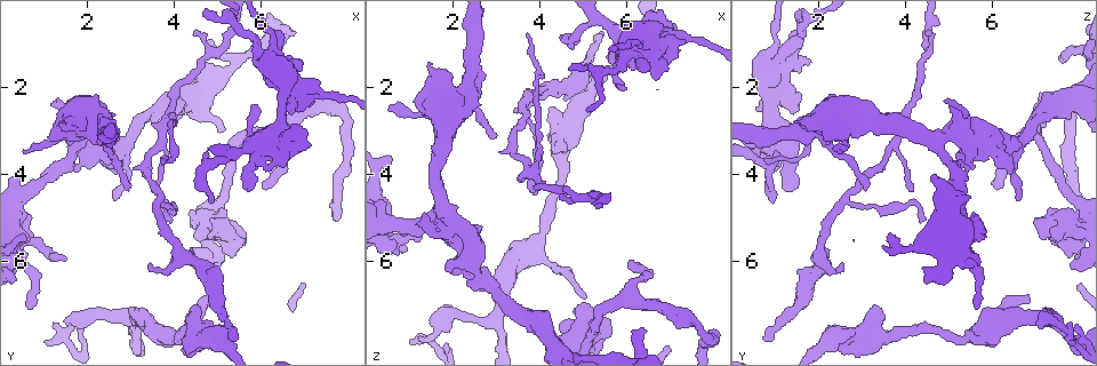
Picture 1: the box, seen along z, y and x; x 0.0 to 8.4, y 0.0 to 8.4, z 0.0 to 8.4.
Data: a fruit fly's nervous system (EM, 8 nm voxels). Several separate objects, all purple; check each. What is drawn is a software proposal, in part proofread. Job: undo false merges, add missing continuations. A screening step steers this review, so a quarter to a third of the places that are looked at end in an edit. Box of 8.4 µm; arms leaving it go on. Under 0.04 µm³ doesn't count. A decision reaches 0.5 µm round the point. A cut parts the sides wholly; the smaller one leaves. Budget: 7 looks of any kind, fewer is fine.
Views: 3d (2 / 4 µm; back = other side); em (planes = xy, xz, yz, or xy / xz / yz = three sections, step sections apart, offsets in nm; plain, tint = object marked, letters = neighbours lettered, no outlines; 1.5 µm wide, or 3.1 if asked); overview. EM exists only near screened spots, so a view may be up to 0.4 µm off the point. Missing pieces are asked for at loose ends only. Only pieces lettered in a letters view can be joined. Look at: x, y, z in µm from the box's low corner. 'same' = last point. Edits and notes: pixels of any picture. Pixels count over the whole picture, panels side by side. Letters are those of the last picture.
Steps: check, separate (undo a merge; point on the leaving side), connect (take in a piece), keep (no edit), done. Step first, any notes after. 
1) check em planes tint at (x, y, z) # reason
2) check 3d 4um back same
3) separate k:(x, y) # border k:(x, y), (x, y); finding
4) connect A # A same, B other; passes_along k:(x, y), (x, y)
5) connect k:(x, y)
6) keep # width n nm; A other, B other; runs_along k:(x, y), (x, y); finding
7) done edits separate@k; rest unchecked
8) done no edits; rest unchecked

check em planes letters at (5.45, 7.75, 0.75) # an open end

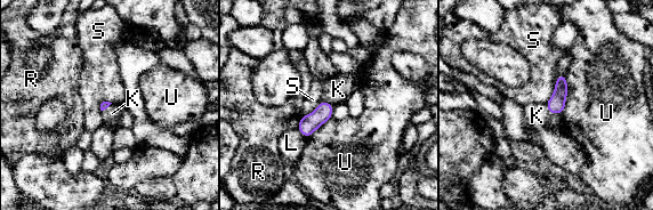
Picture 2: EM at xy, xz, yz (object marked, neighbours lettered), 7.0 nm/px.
connect K # longest_contact U 280 nm; K same, L other, R other, S other, U other; it goes on there

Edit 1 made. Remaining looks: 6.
check em planes letters at (5.85, 3.35, 0.85) # two arms in line, one across

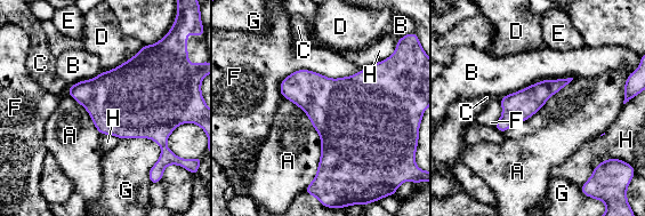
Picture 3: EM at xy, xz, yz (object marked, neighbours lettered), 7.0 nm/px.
keep # A other, B other, C other, D other, E other, F other, G other, H other; runs_along 3:(565, 81), (543, 89), (498, 125); continuous, no second neuron

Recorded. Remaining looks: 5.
check em xz step 4 tint at (1.50, 7.75, 7.90) # sharp bend

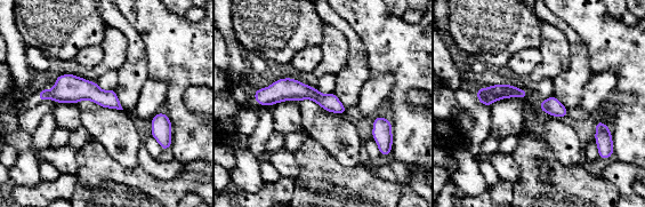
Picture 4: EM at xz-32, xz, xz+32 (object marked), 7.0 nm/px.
check em xz step 4 letters same

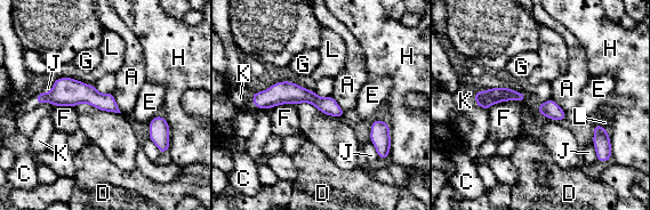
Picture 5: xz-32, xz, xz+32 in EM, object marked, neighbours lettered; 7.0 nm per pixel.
keep # A other, C other, D other, E other, F other, G other, H other, J other, K other, L other; all the same neuron

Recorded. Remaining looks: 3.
done edits connect@2; rest unchecked

